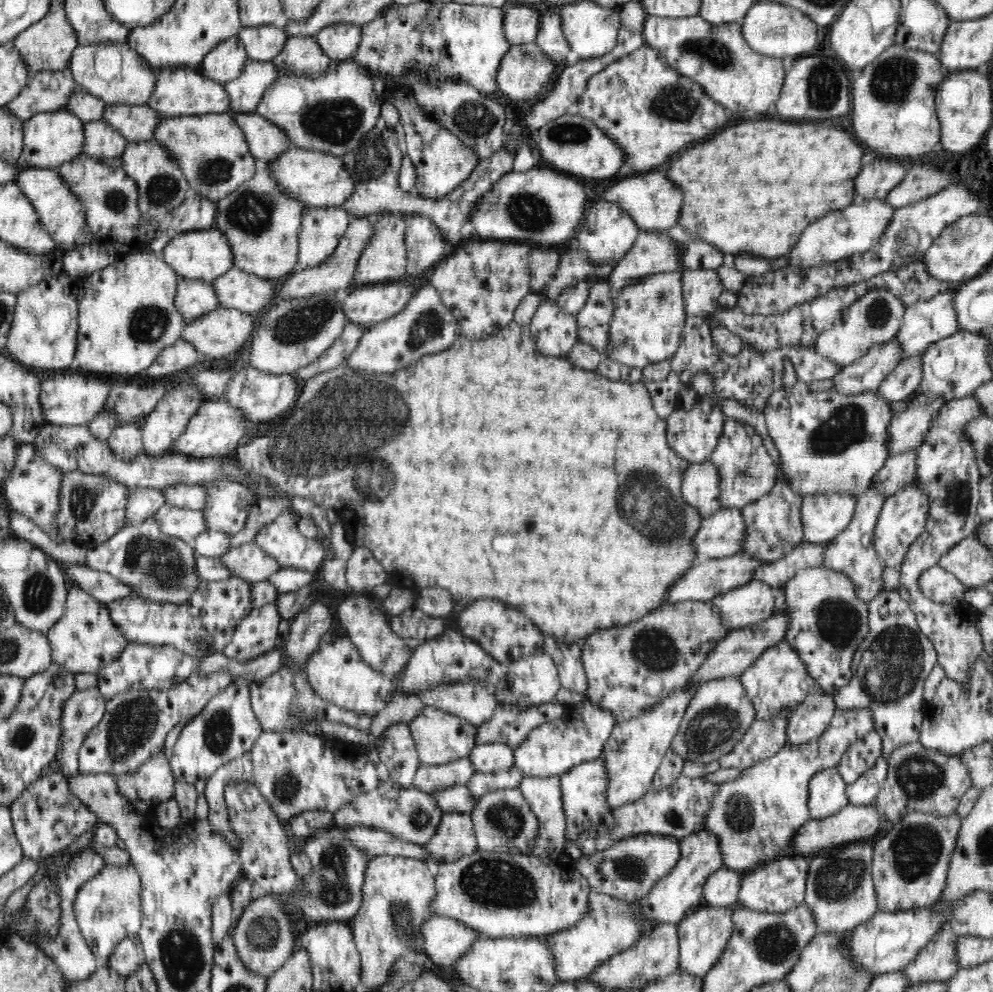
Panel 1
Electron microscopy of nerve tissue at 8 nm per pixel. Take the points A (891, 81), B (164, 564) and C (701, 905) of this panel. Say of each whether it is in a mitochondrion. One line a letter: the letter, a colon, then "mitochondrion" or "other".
A: mitochondrion
B: mitochondrion
C: other

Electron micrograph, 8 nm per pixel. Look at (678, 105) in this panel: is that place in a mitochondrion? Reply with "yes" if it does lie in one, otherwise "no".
yes

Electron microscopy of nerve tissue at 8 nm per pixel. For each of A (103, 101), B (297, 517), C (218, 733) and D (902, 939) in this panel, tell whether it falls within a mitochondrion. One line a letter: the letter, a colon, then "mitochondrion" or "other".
A: other
B: other
C: mitochondrion
D: other

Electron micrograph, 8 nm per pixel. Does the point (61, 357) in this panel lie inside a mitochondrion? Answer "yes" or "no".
no

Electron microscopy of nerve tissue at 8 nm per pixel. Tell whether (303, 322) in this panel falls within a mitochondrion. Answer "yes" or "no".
yes

